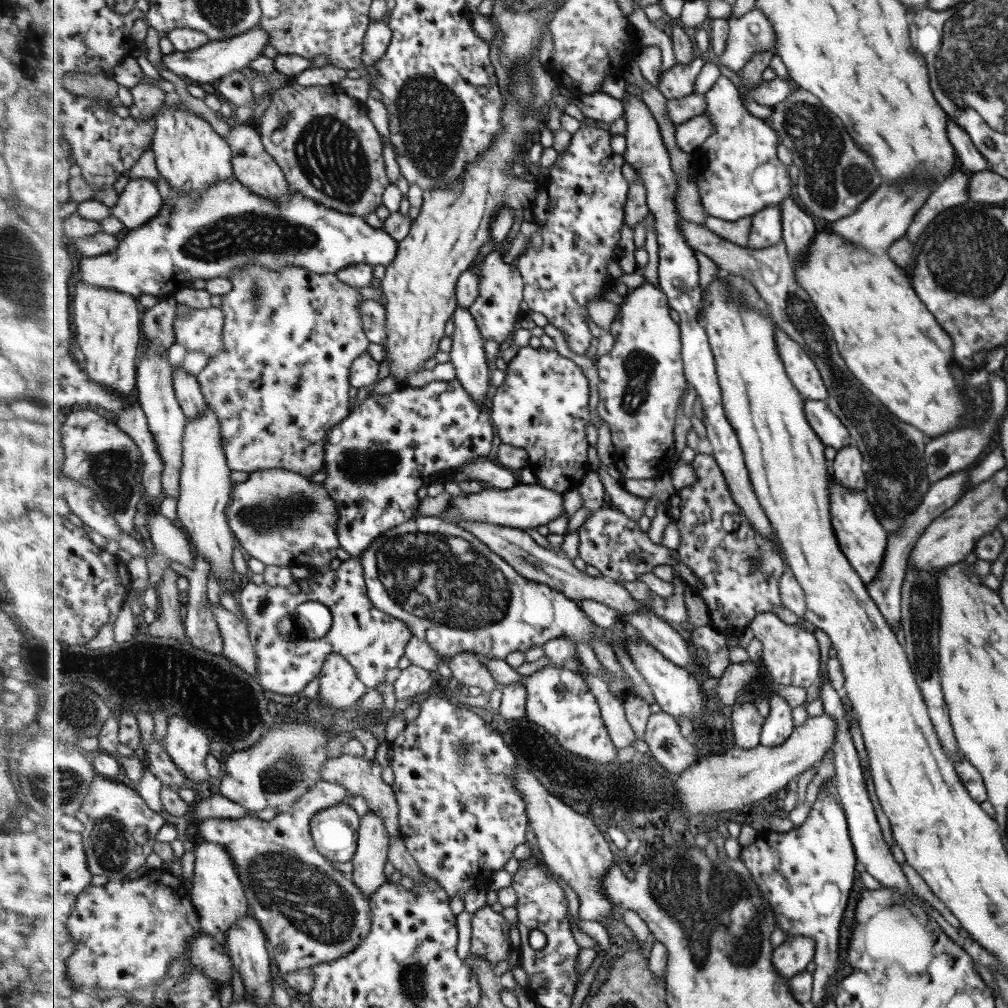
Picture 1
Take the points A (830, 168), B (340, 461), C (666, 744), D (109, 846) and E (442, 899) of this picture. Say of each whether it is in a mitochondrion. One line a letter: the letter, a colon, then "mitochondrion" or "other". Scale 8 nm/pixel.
A: mitochondrion
B: mitochondrion
C: mitochondrion
D: mitochondrion
E: other

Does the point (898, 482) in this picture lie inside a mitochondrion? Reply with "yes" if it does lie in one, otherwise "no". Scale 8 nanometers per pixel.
yes

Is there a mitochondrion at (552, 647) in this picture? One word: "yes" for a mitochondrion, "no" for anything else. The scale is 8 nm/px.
no

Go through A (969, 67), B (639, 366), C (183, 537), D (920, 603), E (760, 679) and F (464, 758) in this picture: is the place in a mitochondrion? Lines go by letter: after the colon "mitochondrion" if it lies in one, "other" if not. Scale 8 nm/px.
A: mitochondrion
B: mitochondrion
C: other
D: mitochondrion
E: other
F: mitochondrion

